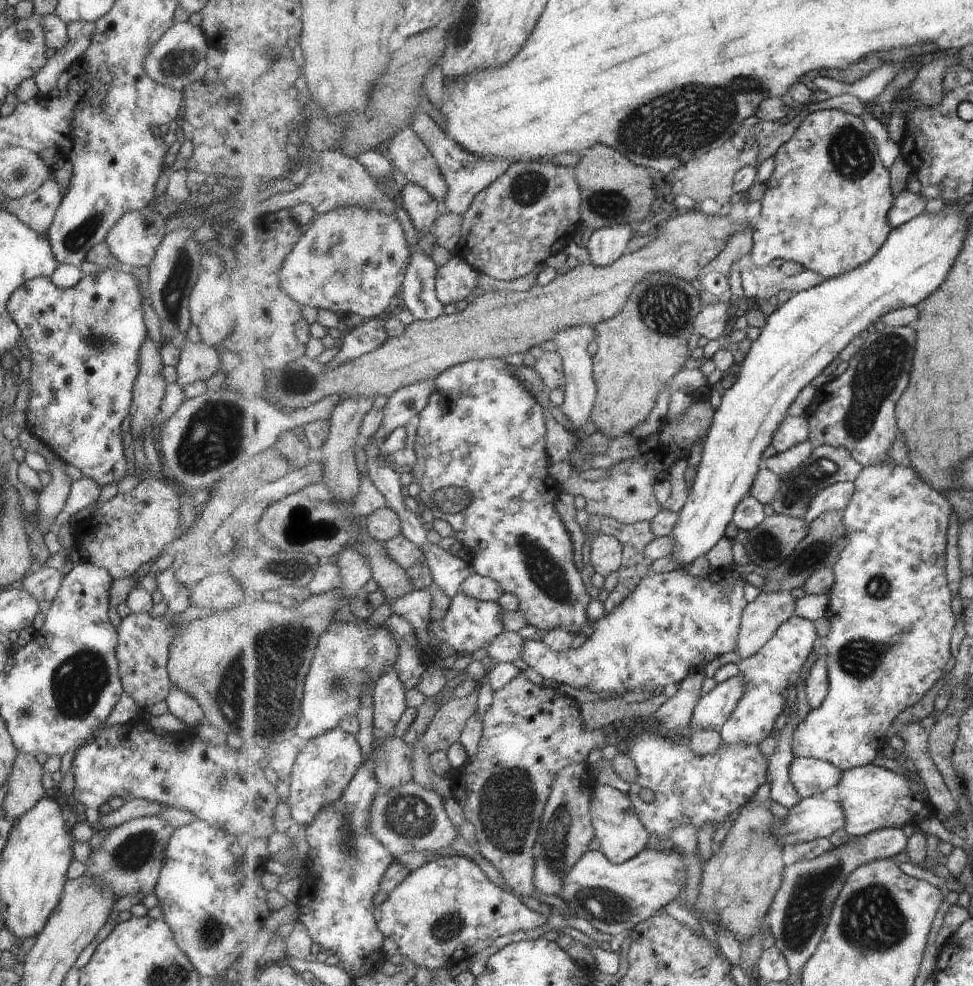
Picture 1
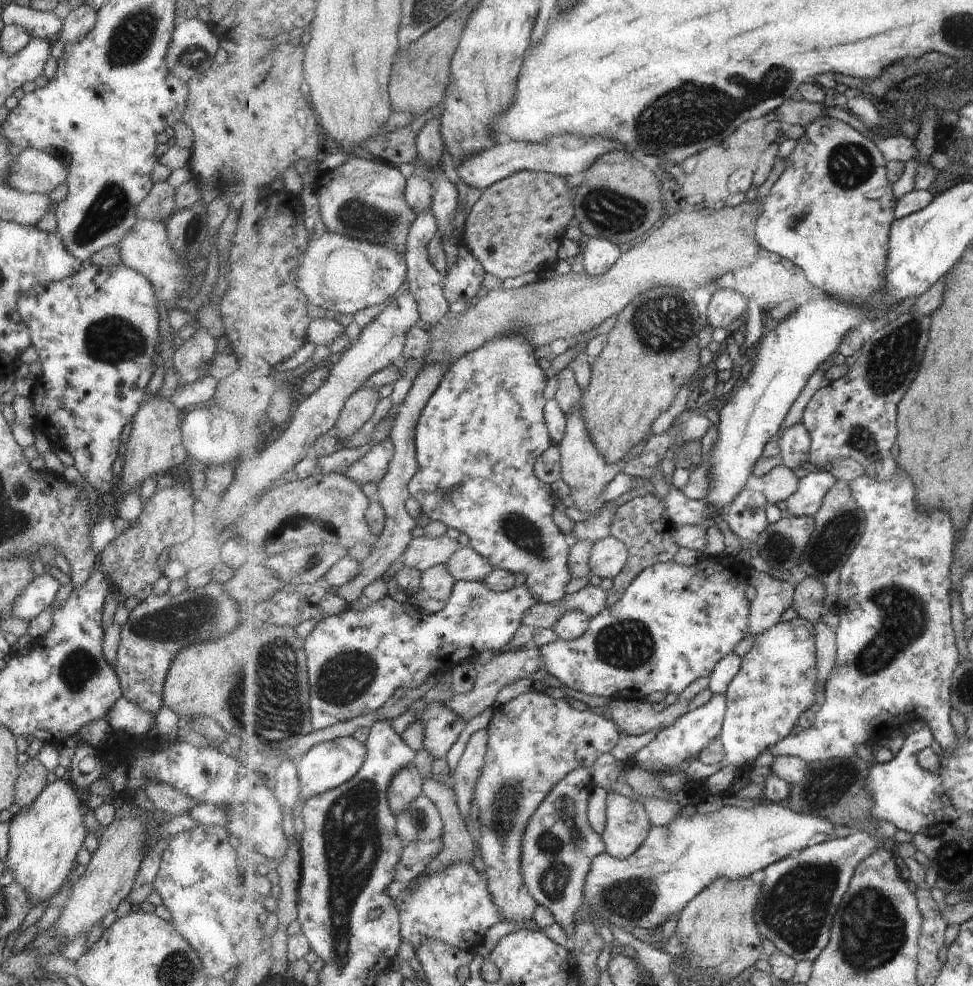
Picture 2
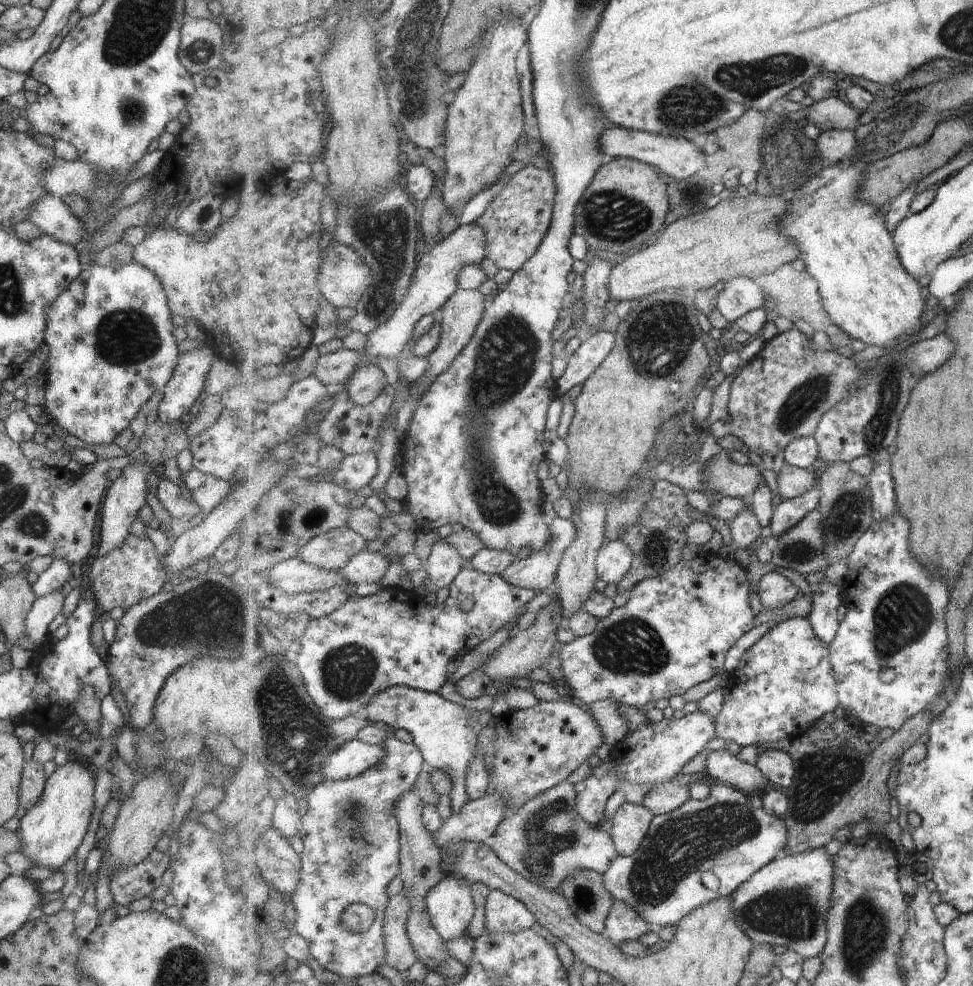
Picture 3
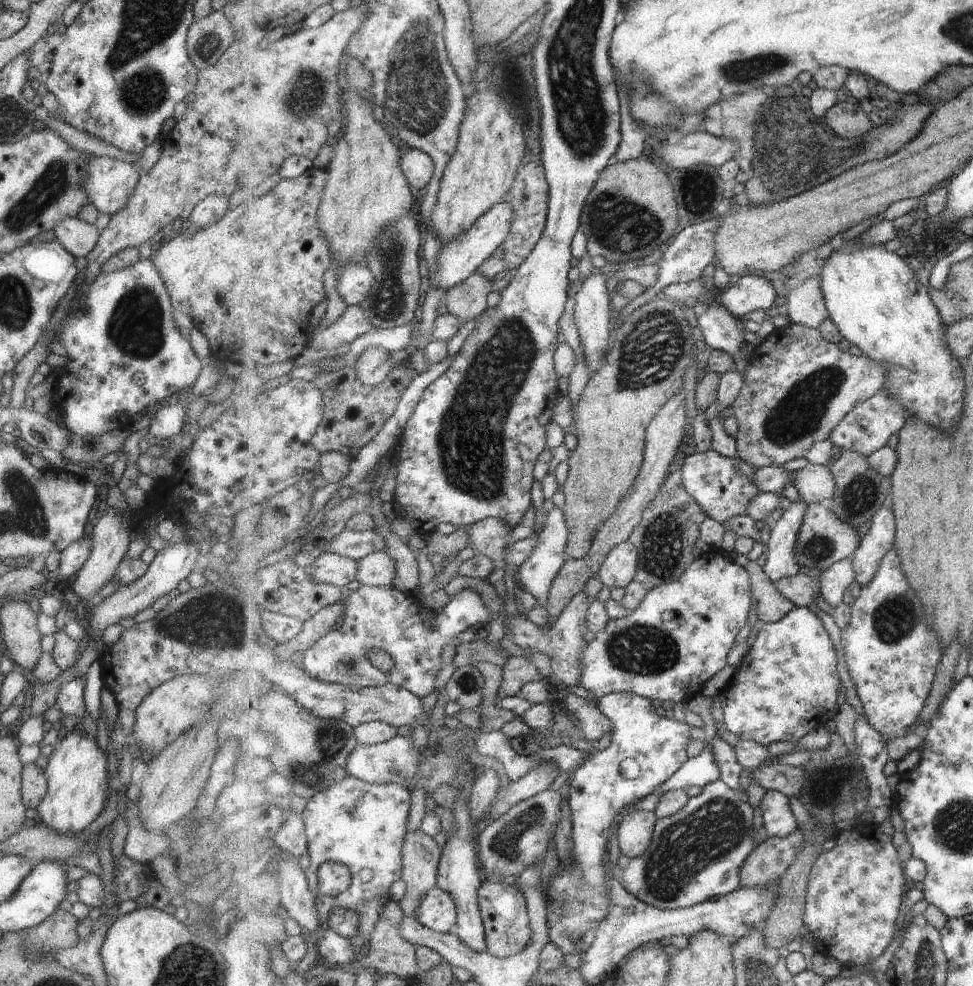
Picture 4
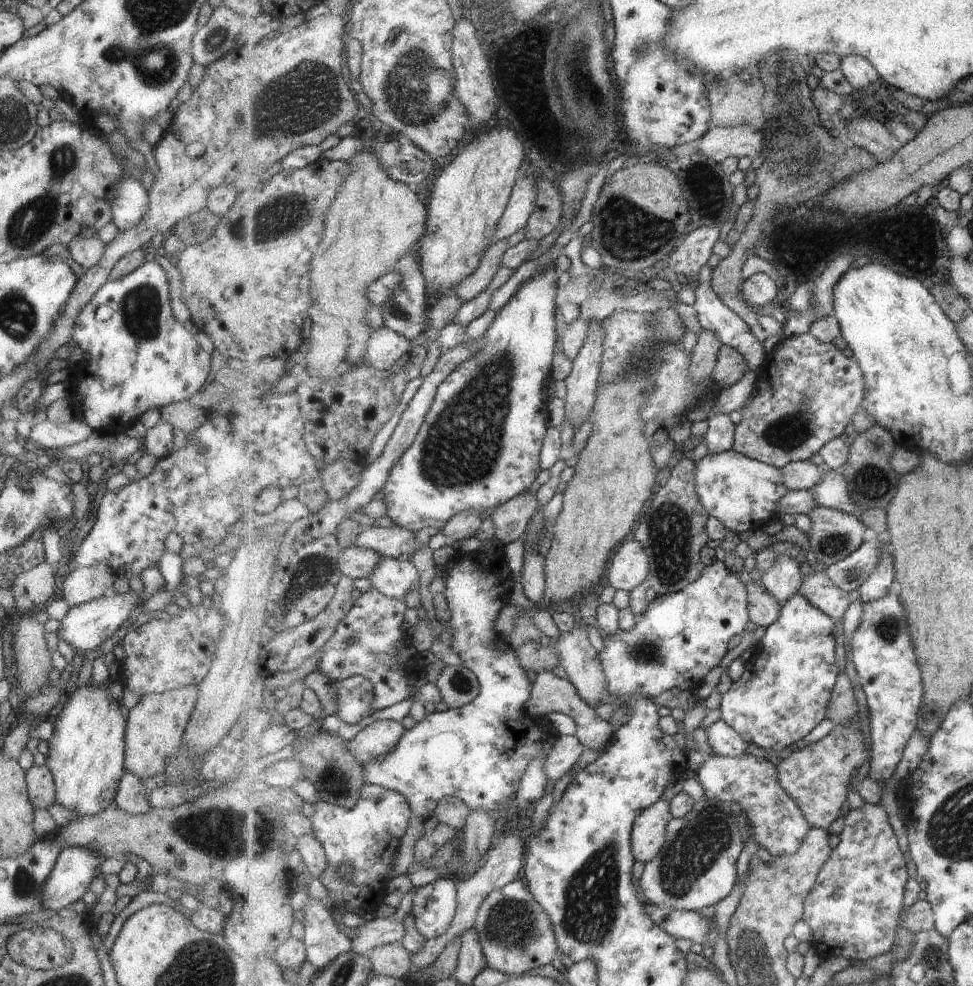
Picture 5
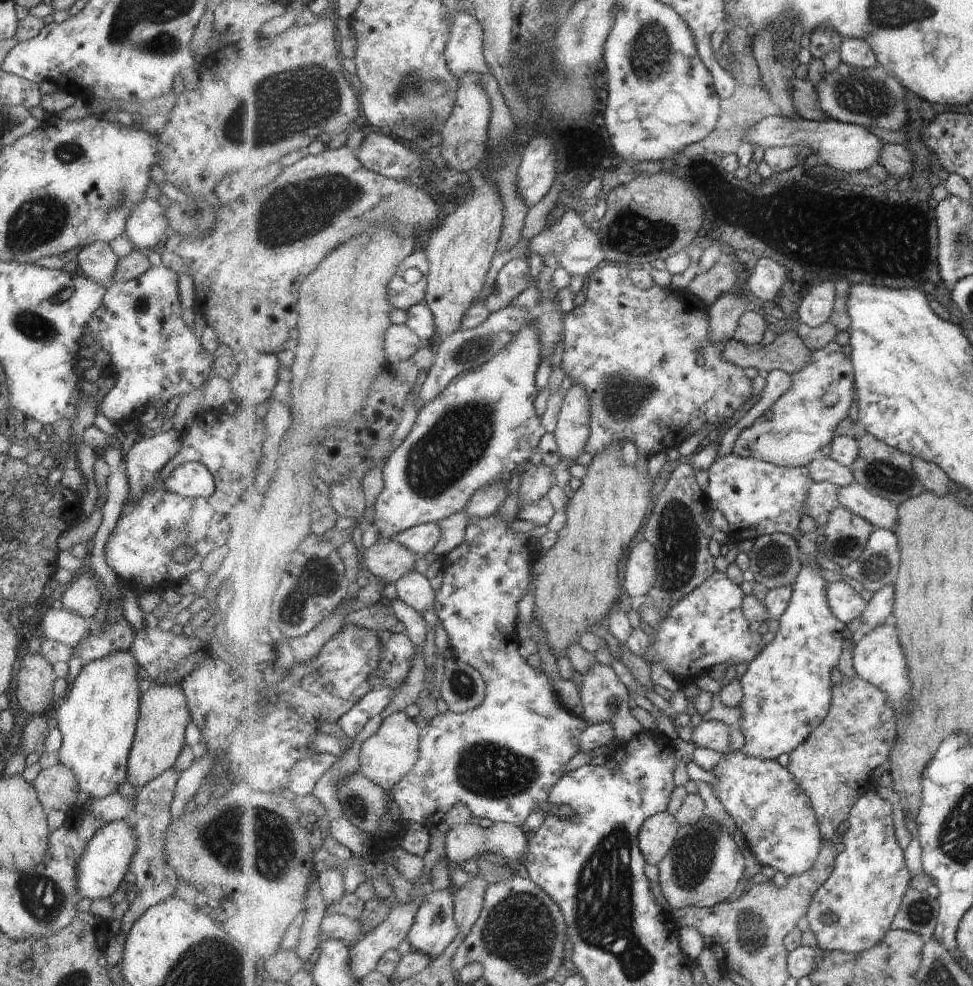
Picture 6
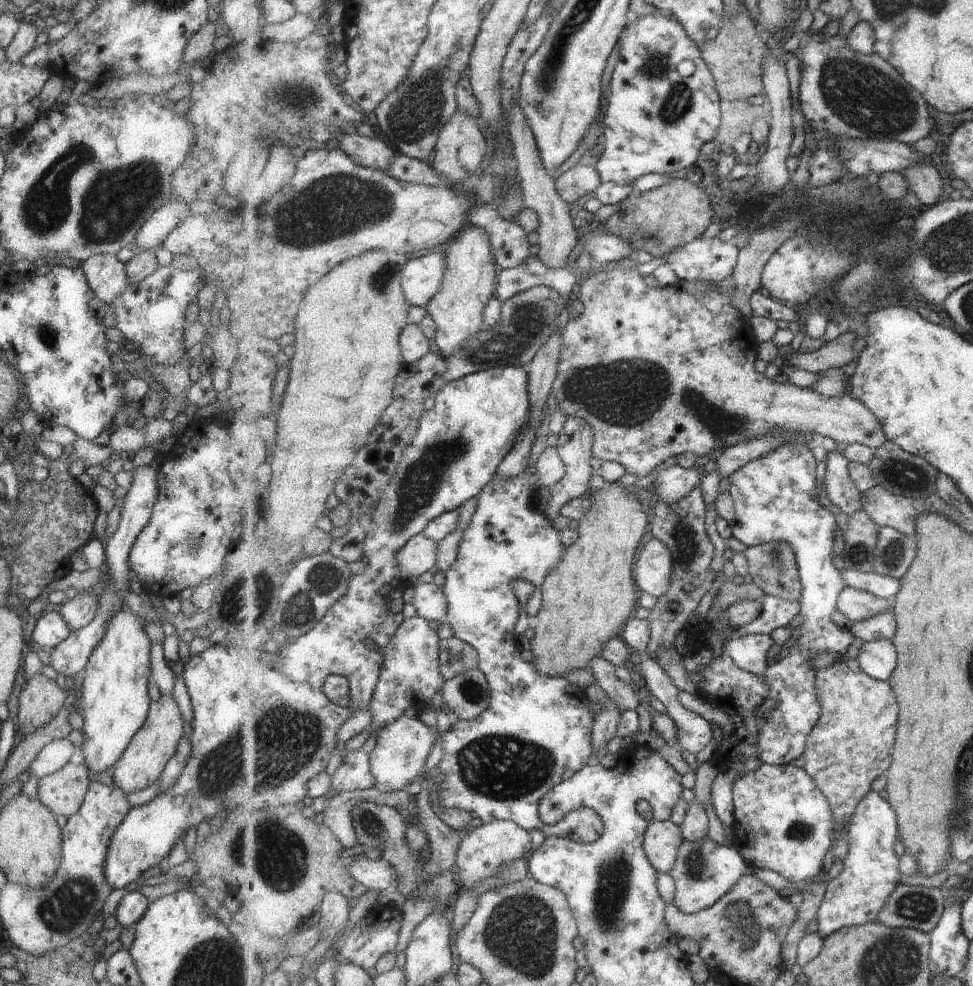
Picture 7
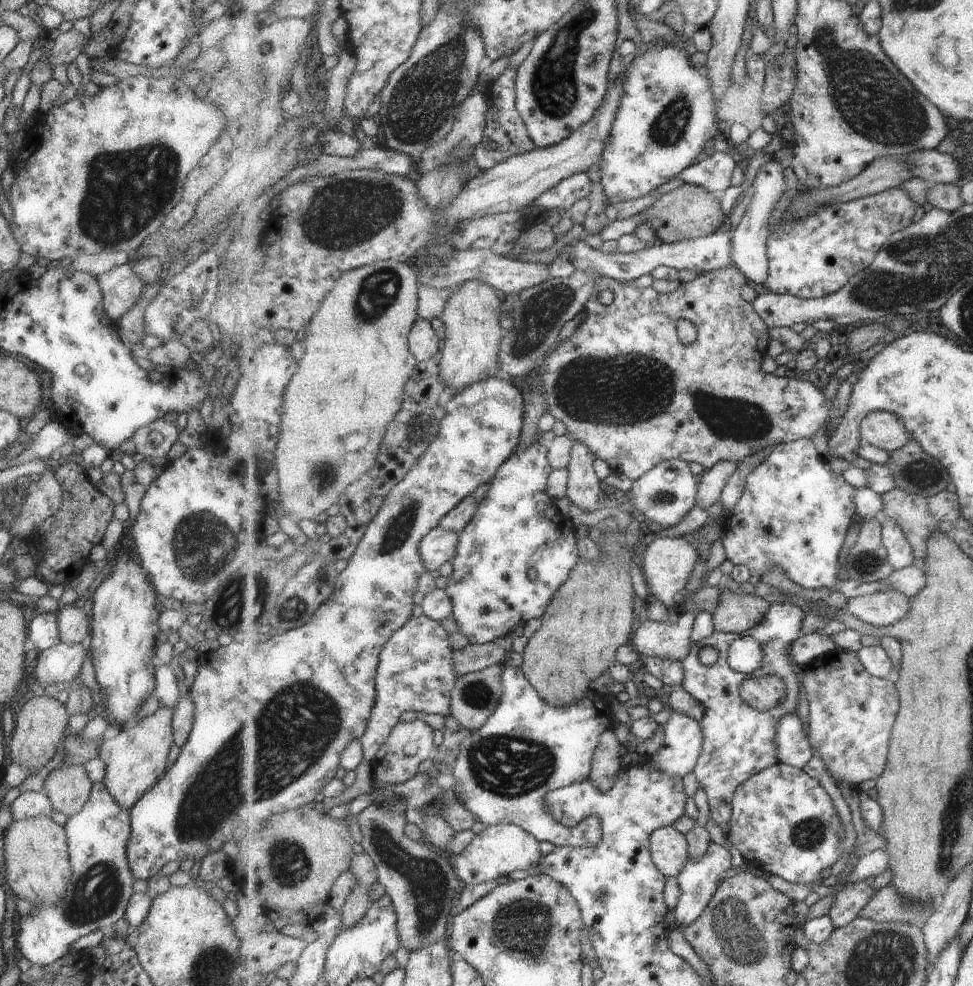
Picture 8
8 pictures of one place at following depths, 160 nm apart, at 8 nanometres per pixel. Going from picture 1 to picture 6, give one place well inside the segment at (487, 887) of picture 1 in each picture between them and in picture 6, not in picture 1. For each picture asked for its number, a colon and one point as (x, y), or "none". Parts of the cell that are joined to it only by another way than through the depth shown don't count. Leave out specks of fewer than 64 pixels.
2: (455, 905)
3: (451, 905)
4: (437, 911)
5: (435, 905)
6: (435, 927)

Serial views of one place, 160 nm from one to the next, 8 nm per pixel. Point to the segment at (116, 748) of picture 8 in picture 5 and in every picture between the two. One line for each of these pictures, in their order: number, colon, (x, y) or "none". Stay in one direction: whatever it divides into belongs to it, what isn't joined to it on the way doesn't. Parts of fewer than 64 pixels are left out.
5: (154, 726)
6: (163, 714)
7: (141, 763)

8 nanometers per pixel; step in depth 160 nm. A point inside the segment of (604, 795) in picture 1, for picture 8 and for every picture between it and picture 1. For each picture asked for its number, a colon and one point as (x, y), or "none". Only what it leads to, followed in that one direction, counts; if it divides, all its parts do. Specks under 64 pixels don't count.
2: (627, 827)
3: (631, 823)
4: (636, 831)
5: (649, 834)
6: (657, 838)
7: (663, 839)
8: (670, 850)

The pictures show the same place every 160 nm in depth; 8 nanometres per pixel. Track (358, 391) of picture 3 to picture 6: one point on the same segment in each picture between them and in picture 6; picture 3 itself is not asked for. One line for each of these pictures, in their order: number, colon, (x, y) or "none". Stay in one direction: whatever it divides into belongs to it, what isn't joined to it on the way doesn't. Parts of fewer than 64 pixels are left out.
4: (374, 365)
5: (386, 346)
6: (402, 342)

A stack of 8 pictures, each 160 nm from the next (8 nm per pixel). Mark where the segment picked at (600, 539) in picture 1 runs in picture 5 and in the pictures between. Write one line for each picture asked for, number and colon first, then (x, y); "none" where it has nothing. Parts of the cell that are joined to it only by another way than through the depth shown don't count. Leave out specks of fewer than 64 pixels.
2: (610, 556)
3: (614, 561)
4: (621, 565)
5: (629, 567)

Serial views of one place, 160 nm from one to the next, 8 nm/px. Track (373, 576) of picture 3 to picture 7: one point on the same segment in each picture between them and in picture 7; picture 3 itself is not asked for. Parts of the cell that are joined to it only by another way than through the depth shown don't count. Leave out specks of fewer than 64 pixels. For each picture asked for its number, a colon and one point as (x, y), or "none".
4: (377, 570)
5: (396, 578)
6: (414, 589)
7: (429, 600)

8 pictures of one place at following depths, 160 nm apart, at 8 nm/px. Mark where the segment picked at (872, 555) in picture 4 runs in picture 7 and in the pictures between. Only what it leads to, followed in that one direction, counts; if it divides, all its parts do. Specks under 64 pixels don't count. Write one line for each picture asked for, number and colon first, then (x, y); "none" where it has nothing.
5: (877, 587)
6: (881, 606)
7: (884, 626)

